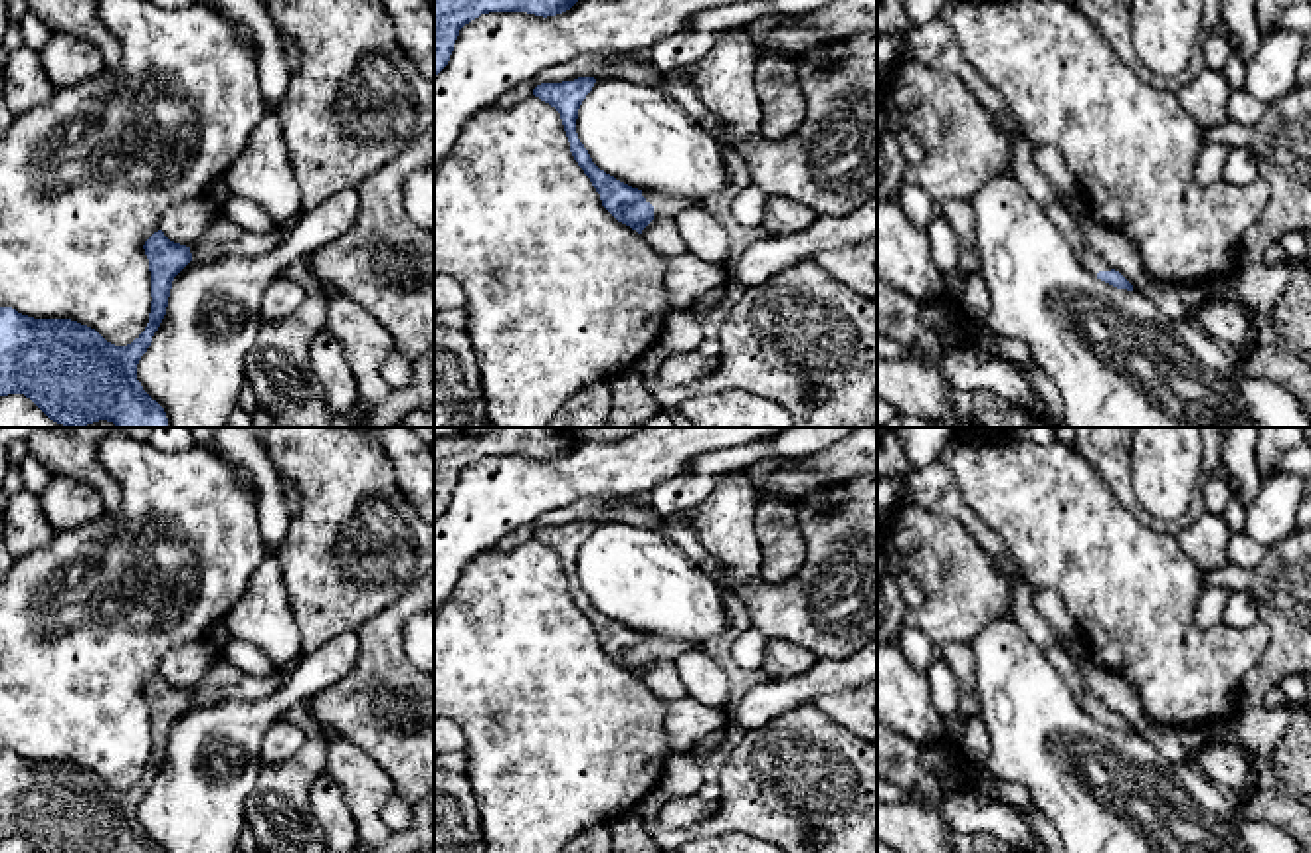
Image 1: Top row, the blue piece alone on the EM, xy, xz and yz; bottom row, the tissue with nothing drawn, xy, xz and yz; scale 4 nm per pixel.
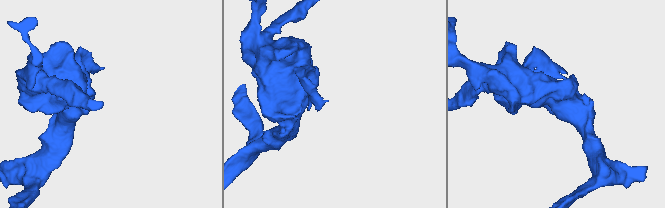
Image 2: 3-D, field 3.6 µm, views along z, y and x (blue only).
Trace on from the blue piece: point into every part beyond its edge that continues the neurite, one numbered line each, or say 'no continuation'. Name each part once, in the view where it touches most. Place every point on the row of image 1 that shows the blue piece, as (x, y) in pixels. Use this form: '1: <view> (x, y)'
1: xz (664, 206)

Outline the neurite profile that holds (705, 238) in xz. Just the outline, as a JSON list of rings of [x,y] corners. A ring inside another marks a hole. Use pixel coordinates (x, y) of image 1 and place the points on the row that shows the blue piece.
[[[699,204],[685,208],[675,216],[679,236],[701,261],[729,261],[729,241],[719,220],[707,216]]]

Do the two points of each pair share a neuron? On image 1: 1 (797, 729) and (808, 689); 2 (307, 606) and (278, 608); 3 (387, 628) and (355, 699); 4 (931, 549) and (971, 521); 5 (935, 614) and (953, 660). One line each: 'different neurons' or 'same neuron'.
1: different neurons
2: different neurons
3: same neuron
4: different neurons
5: different neurons

